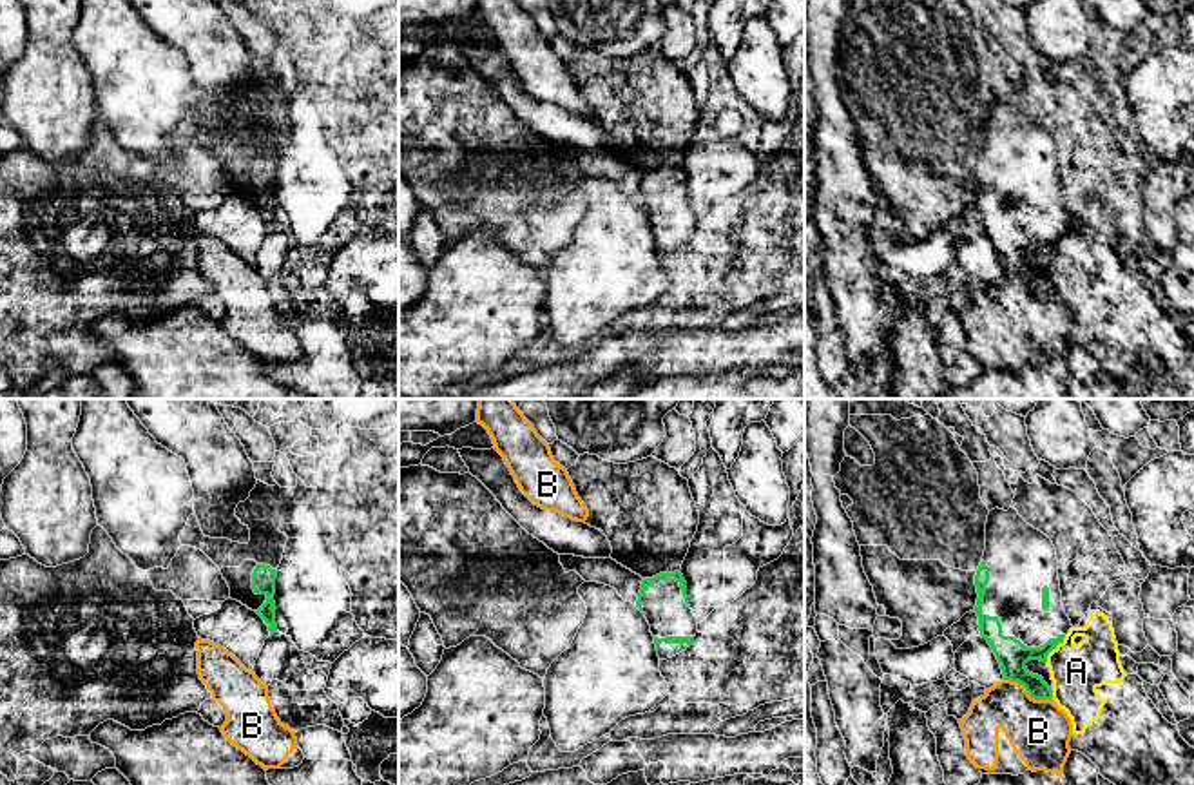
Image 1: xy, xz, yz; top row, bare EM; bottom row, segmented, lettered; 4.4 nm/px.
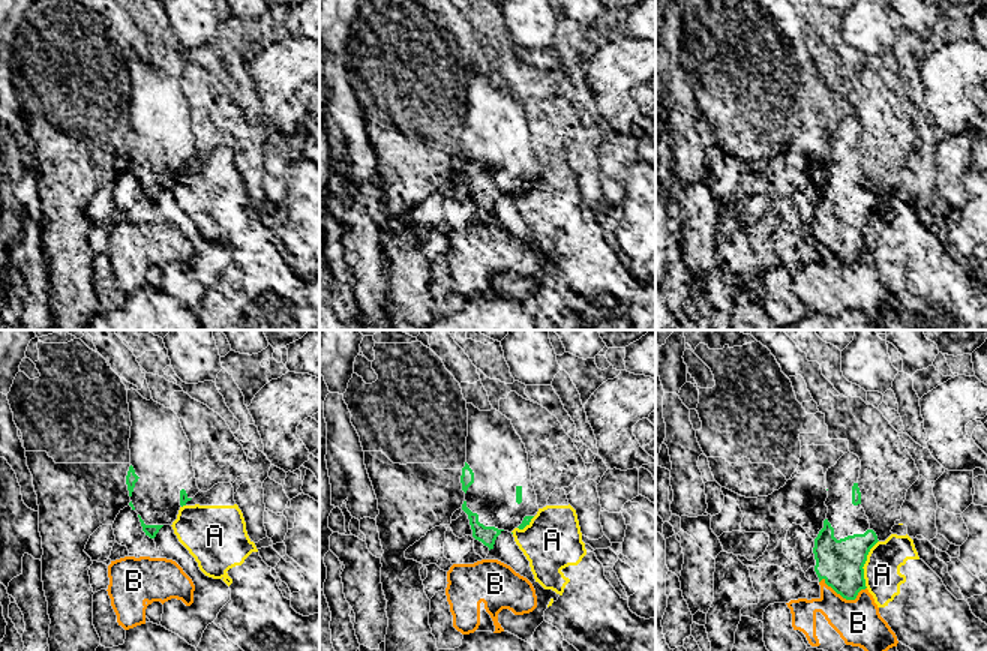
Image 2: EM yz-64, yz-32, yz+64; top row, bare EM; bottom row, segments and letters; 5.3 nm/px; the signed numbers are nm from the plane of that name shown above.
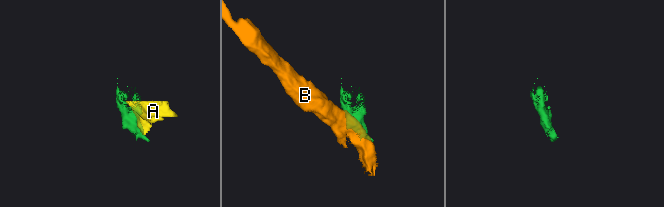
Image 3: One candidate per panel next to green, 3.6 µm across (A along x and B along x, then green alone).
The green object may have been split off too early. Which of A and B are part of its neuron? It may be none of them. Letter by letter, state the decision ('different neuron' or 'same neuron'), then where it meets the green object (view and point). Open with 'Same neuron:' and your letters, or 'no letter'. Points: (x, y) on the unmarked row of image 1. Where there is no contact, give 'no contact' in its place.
Same neuron: no letter
A: different neuron; contact yz (1055, 242)
B: different neuron; contact yz (1028, 285)

